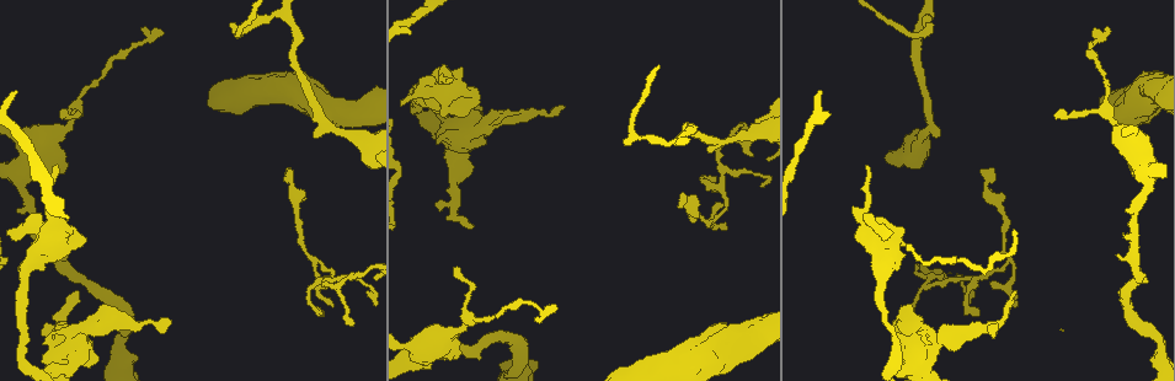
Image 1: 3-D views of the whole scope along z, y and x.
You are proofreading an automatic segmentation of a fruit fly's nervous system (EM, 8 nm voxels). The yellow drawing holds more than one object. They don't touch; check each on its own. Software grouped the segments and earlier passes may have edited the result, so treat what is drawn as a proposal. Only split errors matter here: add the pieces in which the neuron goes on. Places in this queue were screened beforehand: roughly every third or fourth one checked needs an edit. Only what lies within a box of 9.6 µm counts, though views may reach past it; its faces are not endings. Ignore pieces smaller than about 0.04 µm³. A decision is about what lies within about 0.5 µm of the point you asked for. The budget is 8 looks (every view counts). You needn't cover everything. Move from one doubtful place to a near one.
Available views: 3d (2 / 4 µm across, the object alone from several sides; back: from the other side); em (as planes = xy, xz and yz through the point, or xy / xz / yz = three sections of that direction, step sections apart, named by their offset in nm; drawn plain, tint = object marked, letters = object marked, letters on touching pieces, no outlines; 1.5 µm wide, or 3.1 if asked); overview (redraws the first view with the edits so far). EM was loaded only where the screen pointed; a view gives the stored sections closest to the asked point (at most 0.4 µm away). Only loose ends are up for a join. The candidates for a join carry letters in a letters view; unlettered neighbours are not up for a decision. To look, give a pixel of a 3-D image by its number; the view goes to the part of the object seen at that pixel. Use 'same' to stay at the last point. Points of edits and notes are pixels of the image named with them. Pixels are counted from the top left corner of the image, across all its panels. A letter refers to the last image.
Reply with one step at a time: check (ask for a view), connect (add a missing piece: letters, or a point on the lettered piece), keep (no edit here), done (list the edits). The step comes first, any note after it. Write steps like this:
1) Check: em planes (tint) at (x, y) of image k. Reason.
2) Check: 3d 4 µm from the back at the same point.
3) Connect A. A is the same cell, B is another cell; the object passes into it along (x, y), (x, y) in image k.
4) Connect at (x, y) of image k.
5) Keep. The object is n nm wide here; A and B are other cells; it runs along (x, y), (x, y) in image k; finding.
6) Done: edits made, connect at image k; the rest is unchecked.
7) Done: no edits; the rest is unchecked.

Check: em planes (tint) at (1013, 292) of image 1.

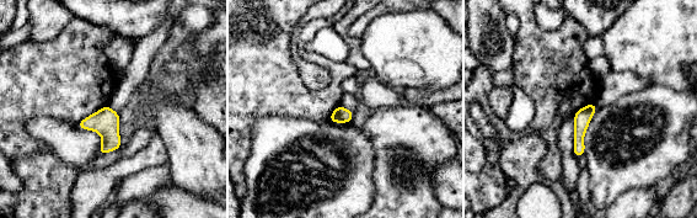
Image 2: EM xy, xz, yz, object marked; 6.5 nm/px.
Check: em planes (letters) at the same point. What lies round it.

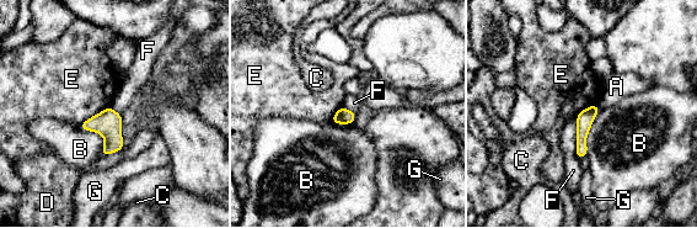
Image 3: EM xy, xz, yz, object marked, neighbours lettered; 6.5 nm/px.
Keep. The object is 110 nm wide here; the longest contact is with B, 320 nm; A, B, C, D, E, F and G are other cells; none of them fits.

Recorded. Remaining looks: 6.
Check: em planes (plain) at (748, 127) of image 1. Thin end.

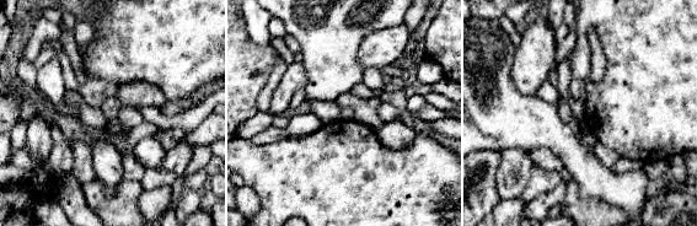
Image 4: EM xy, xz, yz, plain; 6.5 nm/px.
Check: em planes (letters) at the same point.

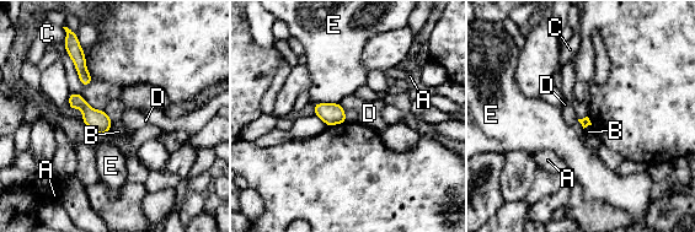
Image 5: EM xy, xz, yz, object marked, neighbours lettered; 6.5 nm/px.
Keep. A, B, C, D and E are other cells; a border runs along (591, 124), (583, 129) in image 5; none of them fits.

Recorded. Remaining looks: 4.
Check: em planes (letters) at (708, 150) of image 1. Branch stops here.

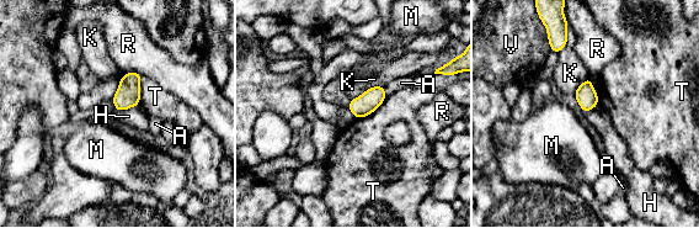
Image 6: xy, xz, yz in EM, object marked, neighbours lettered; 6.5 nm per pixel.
Keep. A, H, K, M, R, T and V are other cells; a border runs along (138, 105), (131, 109), (115, 110) in image 6; no lettered piece goes on from it.

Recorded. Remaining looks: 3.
Done: no edits; the rest is unchecked.

